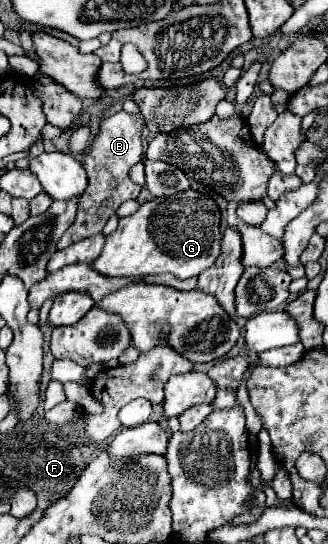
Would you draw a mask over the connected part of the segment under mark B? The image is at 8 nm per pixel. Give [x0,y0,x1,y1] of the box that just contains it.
[57,112,143,250]

